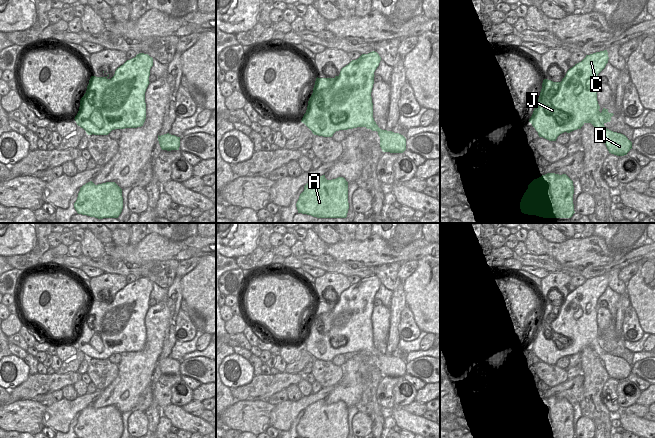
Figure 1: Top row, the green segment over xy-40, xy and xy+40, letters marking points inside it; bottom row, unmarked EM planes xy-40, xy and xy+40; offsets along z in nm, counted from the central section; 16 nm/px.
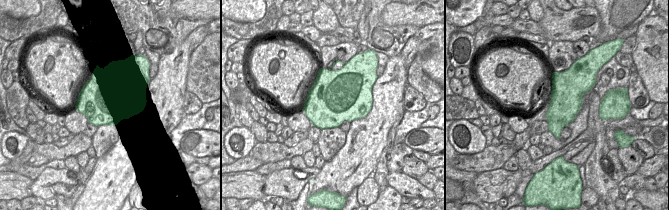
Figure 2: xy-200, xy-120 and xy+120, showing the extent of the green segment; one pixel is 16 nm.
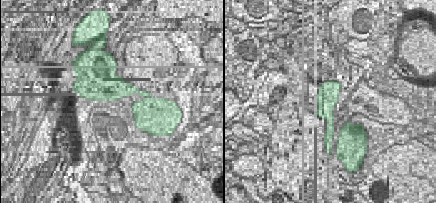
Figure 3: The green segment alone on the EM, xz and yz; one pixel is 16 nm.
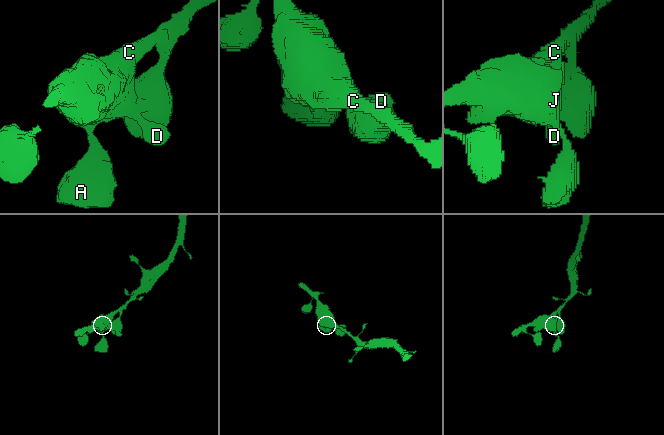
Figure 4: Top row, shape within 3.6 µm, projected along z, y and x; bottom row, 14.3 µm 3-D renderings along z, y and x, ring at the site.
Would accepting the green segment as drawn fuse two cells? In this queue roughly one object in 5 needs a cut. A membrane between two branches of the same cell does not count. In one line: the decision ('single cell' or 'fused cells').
single cell

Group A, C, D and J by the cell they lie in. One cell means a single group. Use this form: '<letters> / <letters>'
A C D J

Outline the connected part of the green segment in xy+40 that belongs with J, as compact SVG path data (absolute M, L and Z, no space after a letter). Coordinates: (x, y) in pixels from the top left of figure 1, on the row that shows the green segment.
M607 50L596 52L586 57L570 68L561 82L553 82L544 79L539 99L529 122L538 132L539 137L549 141L556 141L557 137L564 133L570 133L581 129L585 123L591 123L603 137L609 153L624 156L632 149L632 142L623 134L607 129L604 124L611 121L613 113L600 106L597 101L597 76L608 63Z

